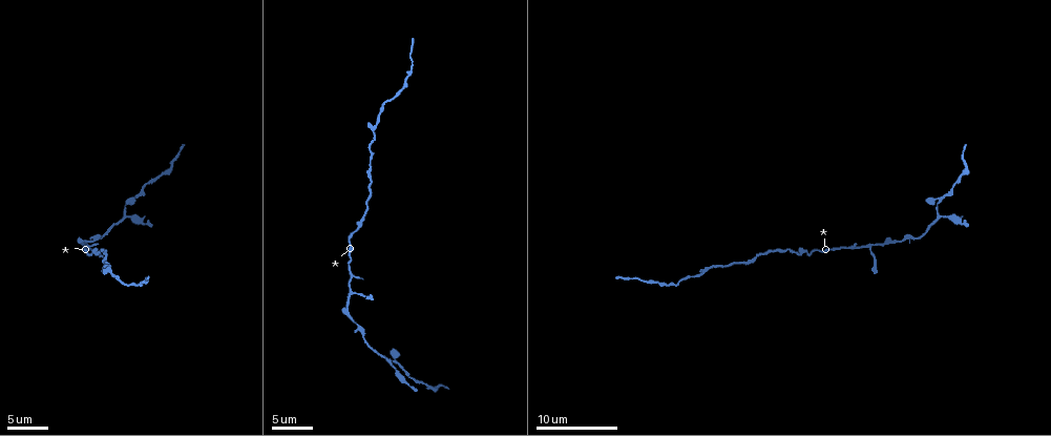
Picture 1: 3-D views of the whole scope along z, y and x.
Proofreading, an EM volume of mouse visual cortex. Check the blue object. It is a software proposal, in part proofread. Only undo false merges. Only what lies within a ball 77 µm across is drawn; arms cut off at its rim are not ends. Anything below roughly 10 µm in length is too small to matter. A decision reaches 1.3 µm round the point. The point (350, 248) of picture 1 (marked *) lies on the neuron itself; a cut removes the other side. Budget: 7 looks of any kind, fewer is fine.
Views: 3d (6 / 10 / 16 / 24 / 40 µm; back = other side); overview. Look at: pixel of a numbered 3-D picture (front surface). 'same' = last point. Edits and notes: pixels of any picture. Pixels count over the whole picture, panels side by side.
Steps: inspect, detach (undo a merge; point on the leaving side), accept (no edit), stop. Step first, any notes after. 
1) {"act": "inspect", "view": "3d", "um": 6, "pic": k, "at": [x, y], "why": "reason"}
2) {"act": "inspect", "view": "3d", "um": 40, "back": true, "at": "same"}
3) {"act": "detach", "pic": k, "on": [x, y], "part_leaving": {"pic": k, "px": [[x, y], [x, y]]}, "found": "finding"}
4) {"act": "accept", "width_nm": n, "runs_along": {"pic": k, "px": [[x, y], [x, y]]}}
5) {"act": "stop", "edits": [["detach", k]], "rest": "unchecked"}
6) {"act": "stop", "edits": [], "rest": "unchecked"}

{"act": "inspect", "view": "3d", "um": 10, "pic": 1, "at": [852, 248], "why": "side arm on a straight run"}

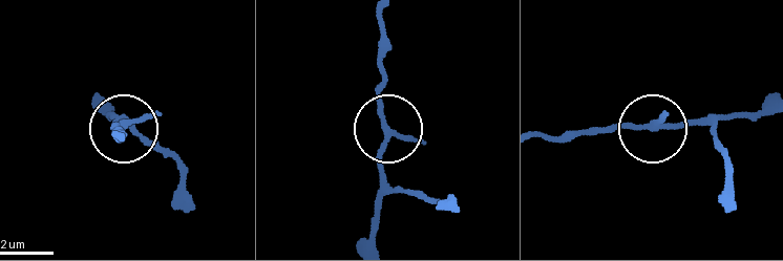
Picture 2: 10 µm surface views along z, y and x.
{"act": "accept", "arms": 3, "runs_along": {"pic": 2, "px": [[383, 43], [376, 102], [389, 135], [383, 208]]}, "found": "one neuron here"}

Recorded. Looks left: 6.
{"act": "inspect", "view": "3d", "um": 10, "pic": 1, "at": [124, 216], "why": "small branch off a trunk"}

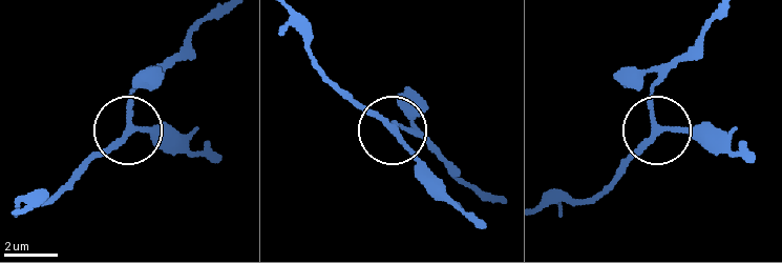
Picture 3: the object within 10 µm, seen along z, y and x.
{"act": "accept", "arms": 3, "found": "continuous, no second neuron"}

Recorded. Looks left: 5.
{"act": "inspect", "view": "3d", "um": 10, "pic": 1, "at": [371, 164], "why": "sudden change in width"}

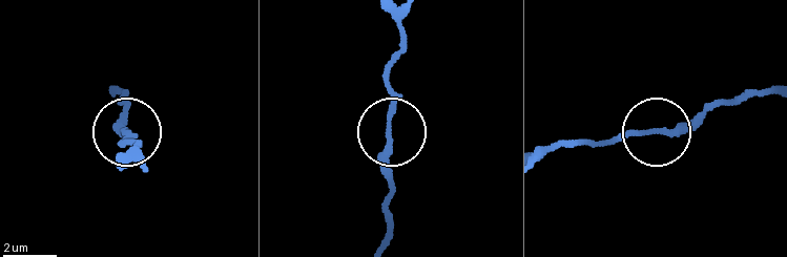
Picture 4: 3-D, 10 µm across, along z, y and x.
{"act": "accept", "runs_along": {"pic": 4, "px": [[379, 245], [390, 219], [390, 59]]}, "found": "continuous, no second neuron"}

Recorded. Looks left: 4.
{"act": "stop", "edits": [], "rest": "unchecked"}

